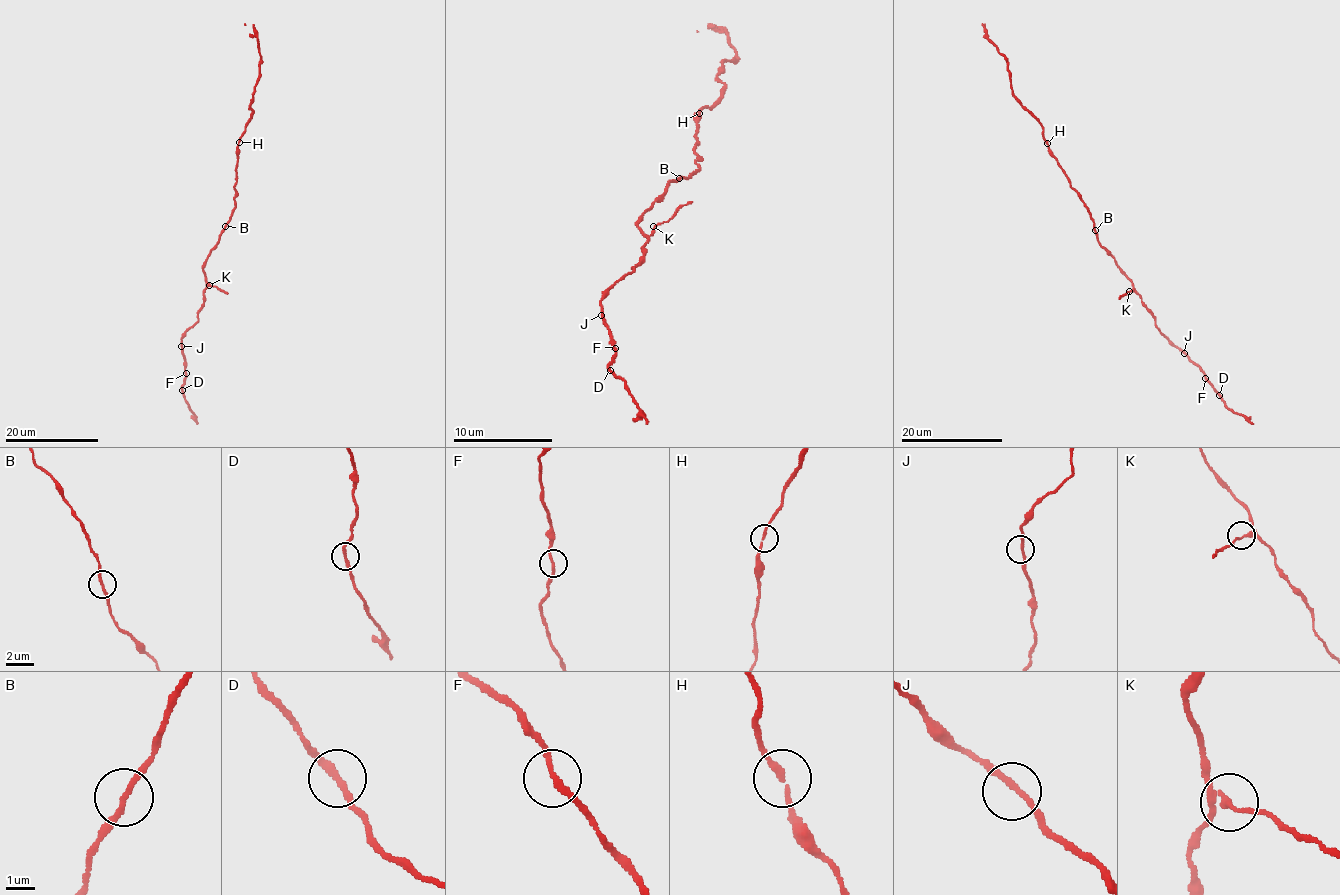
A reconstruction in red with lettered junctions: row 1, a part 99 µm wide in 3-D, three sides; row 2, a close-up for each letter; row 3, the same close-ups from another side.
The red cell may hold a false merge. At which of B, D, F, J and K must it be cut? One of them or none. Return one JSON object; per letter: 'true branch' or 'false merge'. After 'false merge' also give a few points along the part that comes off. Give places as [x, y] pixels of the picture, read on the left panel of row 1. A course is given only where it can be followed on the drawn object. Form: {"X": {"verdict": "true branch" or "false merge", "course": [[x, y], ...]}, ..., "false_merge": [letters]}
{"B": {"verdict": "true branch"}, "D": {"verdict": "true branch"}, "F": {"verdict": "true branch"}, "J": {"verdict": "true branch"}, "K": {"verdict": "true branch"}, "false_merge": []}

